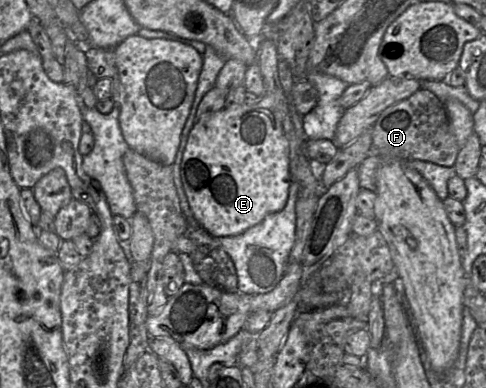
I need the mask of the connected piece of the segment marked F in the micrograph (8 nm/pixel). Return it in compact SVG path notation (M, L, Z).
M423 88L380 115L372 128L372 143L373 152L383 158L420 160L444 167L454 166L461 149L451 130L444 102Z

